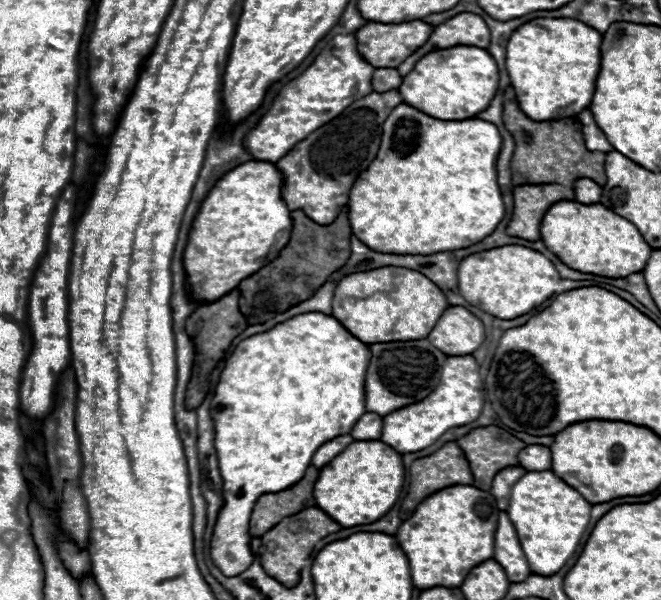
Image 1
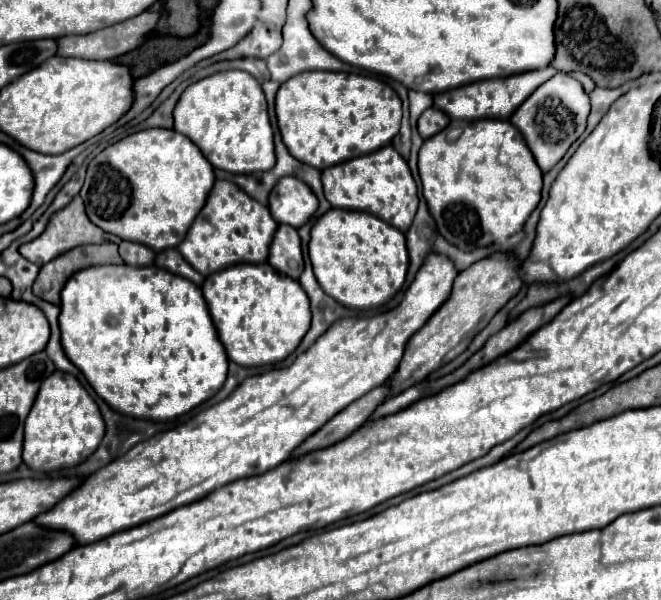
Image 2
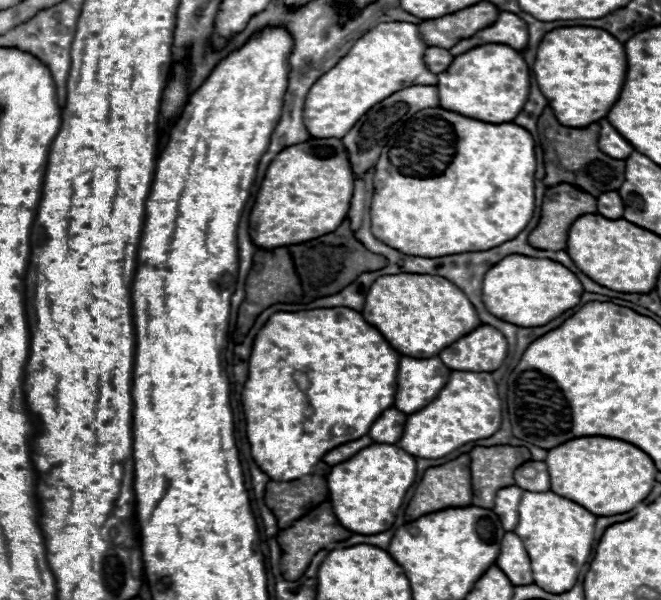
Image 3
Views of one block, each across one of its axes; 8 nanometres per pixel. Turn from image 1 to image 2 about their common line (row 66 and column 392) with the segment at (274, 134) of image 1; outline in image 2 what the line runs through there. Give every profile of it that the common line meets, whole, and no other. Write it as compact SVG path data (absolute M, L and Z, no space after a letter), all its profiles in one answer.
M428 252L426 260L418 270L420 272L416 272L414 282L406 288L404 298L396 308L380 312L376 316L336 320L290 366L246 378L226 400L198 412L196 416L168 432L160 432L136 444L124 456L90 474L80 488L68 494L52 510L38 516L34 522L48 524L48 528L64 528L72 532L72 536L76 536L80 544L90 544L116 532L134 528L142 522L164 516L178 506L202 500L204 496L224 484L230 484L232 480L264 474L276 468L276 464L282 464L286 458L290 458L292 452L306 438L318 432L332 416L336 416L340 410L344 410L348 404L352 404L372 388L384 384L388 376L394 374L394 370L398 368L412 334L418 332L426 324L426 320L448 300L454 278L458 276L454 262L444 254Z

